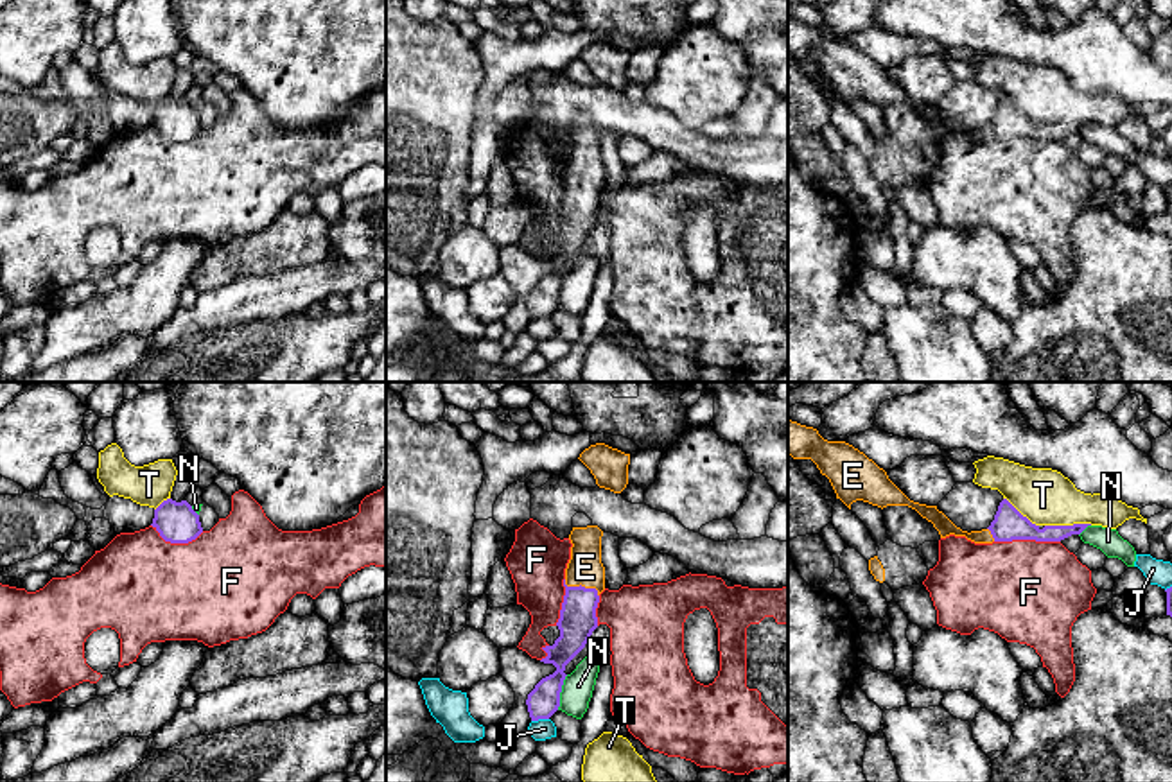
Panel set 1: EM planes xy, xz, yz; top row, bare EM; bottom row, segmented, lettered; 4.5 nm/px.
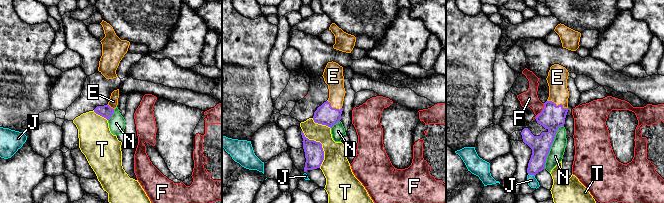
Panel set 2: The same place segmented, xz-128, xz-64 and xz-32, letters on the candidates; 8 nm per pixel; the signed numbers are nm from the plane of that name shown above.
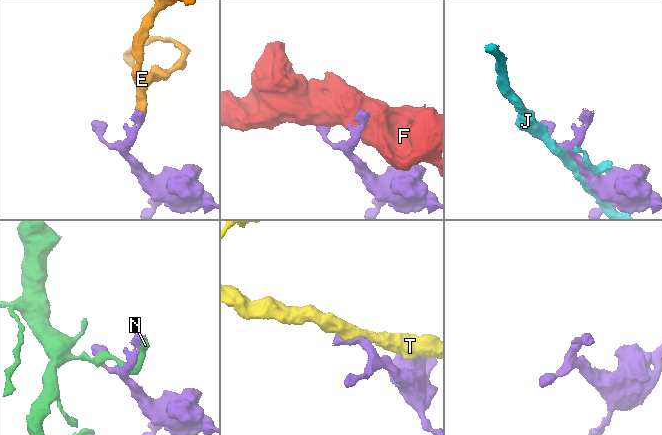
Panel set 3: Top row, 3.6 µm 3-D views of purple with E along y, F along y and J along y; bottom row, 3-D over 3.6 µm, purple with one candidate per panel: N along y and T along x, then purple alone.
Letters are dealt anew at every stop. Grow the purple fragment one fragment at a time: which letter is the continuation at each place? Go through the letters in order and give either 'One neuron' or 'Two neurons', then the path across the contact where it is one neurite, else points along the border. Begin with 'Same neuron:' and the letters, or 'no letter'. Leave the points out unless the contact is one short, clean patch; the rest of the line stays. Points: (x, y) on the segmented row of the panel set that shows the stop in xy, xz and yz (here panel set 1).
Same neuron: E
E: One neuron. Path across: xz (577, 623), (580, 585), (586, 567)
F: Two neurons
J: Two neurons
N: Two neurons
T: Two neurons

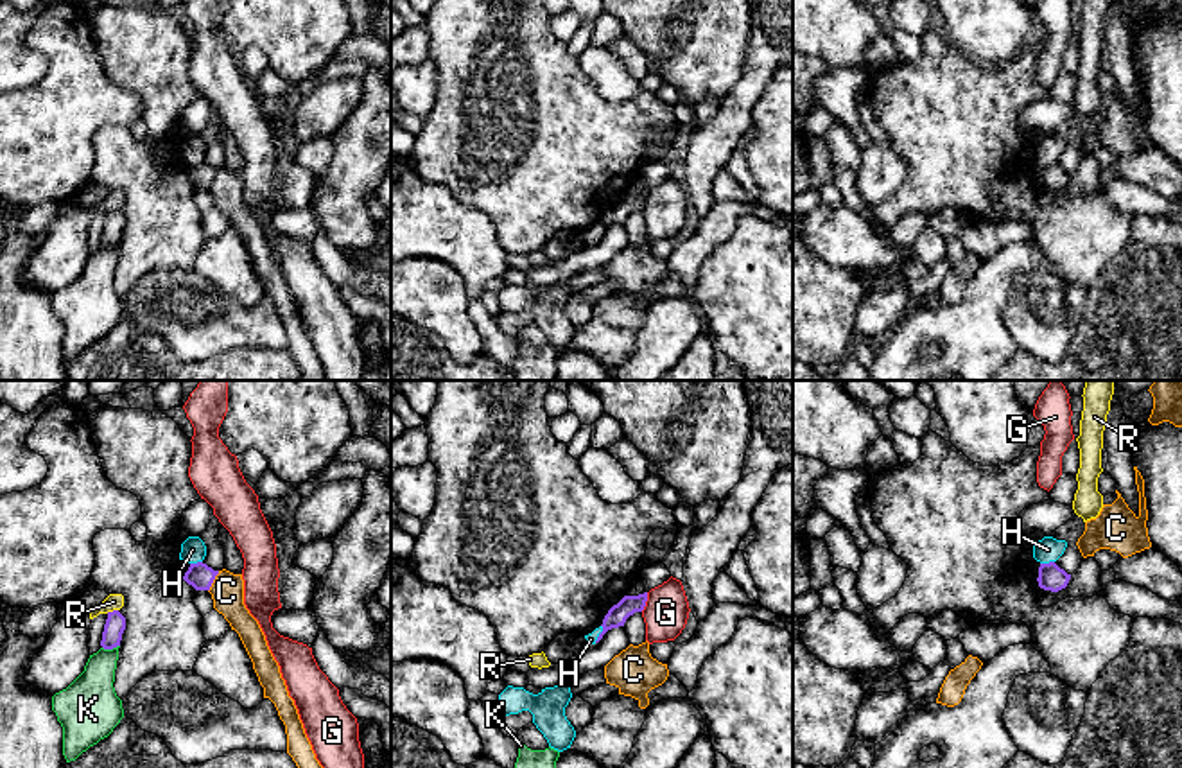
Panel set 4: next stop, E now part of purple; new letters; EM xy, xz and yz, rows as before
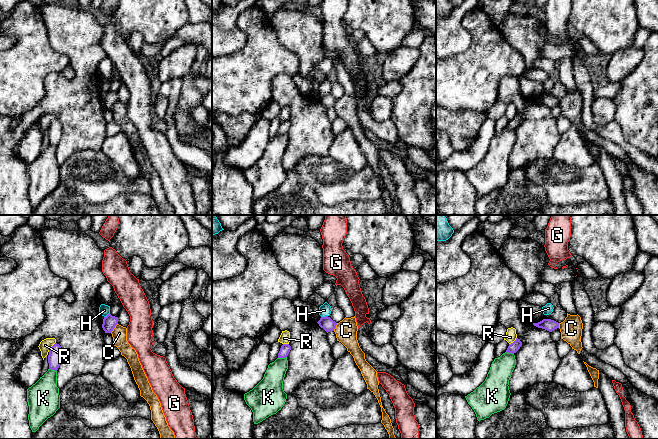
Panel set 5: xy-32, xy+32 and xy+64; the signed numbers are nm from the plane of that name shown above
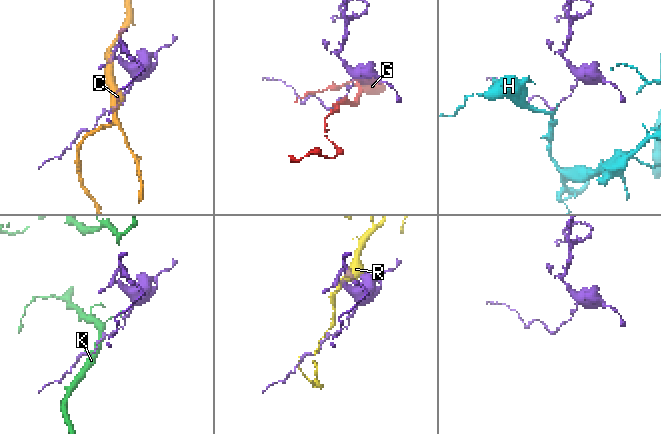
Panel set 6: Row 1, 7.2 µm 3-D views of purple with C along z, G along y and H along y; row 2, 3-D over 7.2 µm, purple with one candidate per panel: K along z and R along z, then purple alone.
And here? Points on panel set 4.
Same neuron: no letter
C: Two neurons. Boundary: xy (219, 571), (208, 591)
G: Two neurons
H: Two neurons
K: Two neurons
R: Two neurons

